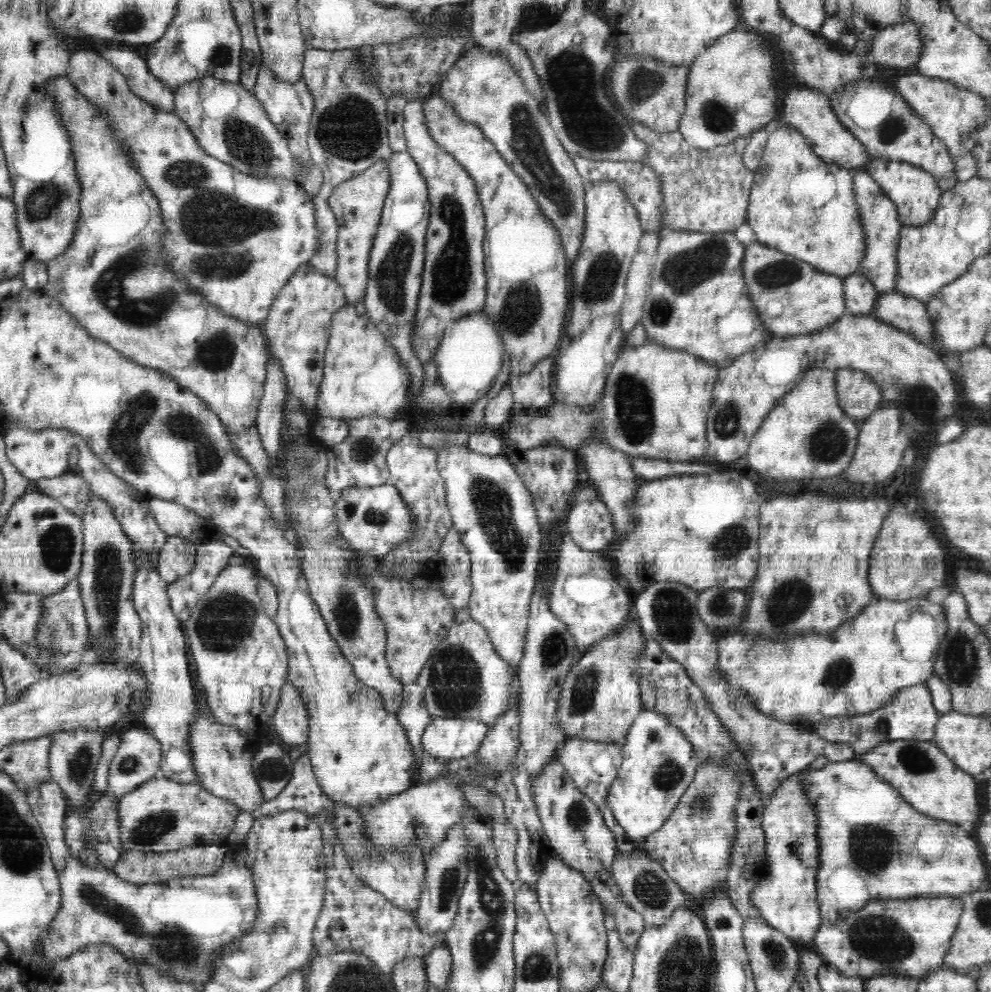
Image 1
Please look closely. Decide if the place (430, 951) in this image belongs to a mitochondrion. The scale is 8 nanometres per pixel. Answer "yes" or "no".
no

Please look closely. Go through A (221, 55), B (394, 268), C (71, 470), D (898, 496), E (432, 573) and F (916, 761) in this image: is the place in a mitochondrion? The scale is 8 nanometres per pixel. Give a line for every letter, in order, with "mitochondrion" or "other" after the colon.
A: mitochondrion
B: mitochondrion
C: other
D: other
E: other
F: mitochondrion

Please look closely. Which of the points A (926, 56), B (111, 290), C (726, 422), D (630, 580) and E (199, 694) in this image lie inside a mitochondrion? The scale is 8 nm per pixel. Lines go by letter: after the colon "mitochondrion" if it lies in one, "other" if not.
A: other
B: mitochondrion
C: mitochondrion
D: other
E: other

